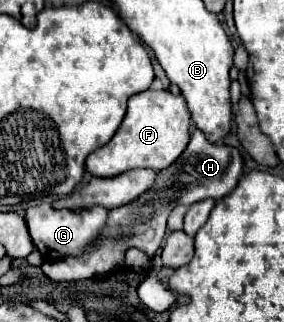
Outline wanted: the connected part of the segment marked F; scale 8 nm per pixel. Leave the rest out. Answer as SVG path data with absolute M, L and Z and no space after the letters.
M169 90L139 92L129 98L127 114L109 144L87 158L87 172L99 178L113 178L135 168L169 168L189 144L189 122L191 116L183 96L173 96Z

